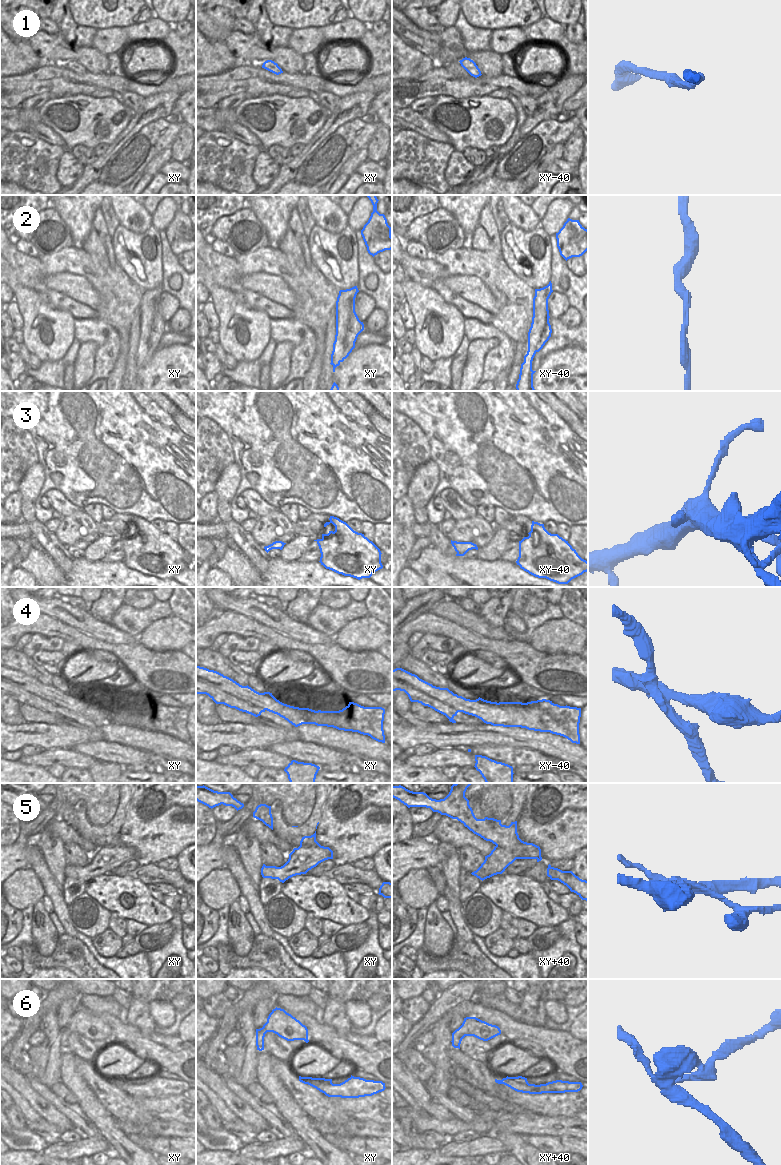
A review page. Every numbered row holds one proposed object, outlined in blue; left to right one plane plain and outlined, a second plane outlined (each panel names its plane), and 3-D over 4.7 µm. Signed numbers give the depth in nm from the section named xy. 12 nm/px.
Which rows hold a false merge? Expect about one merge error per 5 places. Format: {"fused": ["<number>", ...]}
{"fused": ["4", "5", "6"]}

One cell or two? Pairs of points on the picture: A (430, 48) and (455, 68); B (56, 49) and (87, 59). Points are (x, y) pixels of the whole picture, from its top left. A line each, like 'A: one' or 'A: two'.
A: two
B: one

